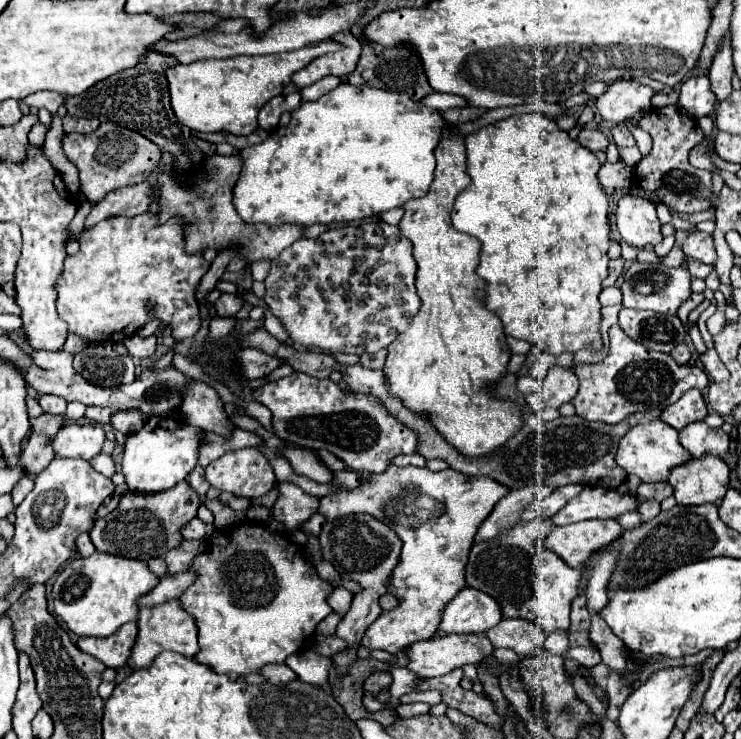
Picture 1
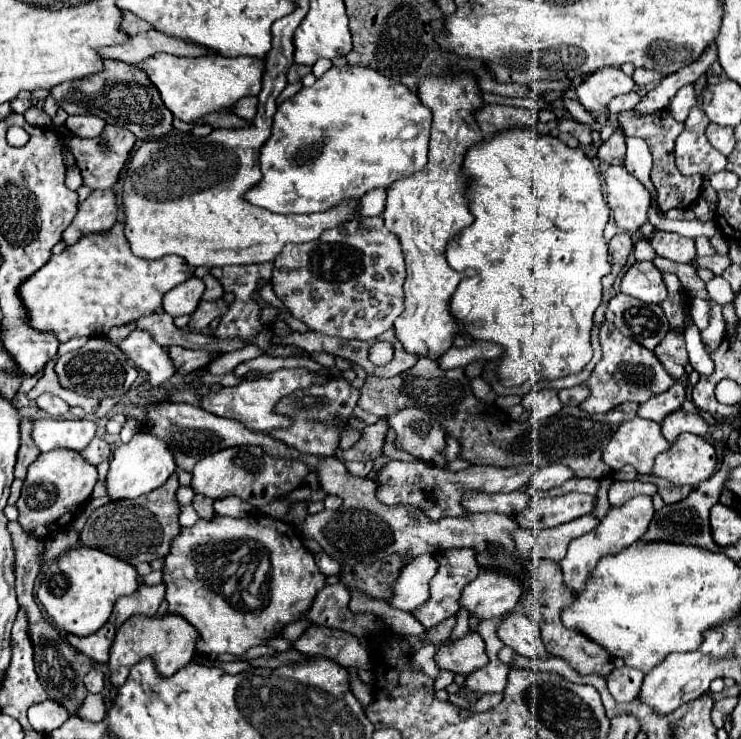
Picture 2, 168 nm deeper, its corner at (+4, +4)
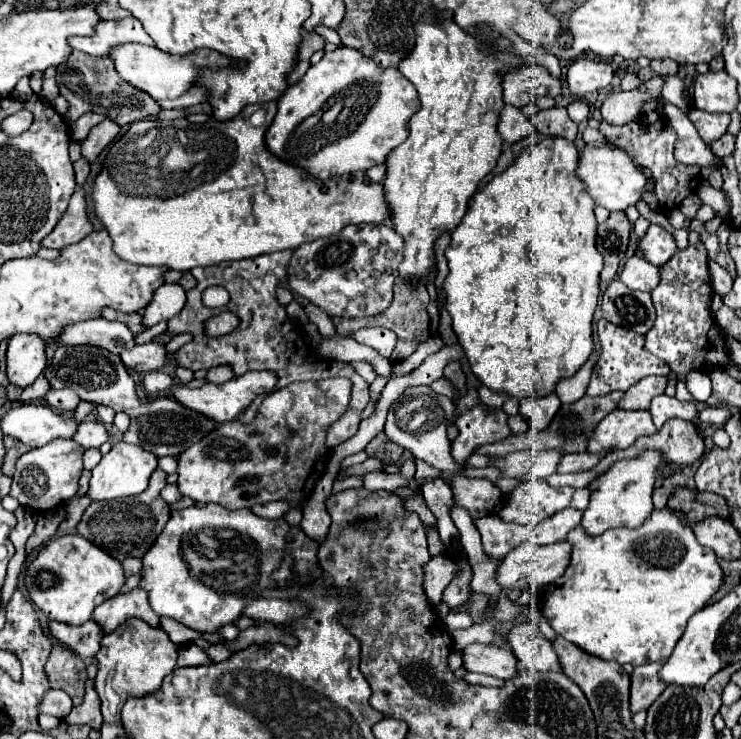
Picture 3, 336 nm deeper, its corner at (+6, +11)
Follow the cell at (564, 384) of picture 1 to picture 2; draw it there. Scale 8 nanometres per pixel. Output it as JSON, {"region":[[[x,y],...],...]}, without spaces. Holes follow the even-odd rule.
{"region":[[[532,389],[528,395],[524,395],[522,405],[534,419],[546,419],[562,407],[556,389]]]}

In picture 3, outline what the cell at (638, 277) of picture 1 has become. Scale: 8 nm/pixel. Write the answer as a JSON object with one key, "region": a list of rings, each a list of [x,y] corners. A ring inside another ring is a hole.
{"region":[[[632,256],[626,260],[622,272],[620,272],[620,280],[634,290],[646,290],[650,292],[652,288],[658,286],[660,282],[660,274],[658,268],[652,266],[650,262],[646,262],[644,258]]]}

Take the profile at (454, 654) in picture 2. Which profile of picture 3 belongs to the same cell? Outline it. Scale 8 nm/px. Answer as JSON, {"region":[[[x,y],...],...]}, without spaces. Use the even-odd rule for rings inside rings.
{"region":[[[470,644],[464,648],[464,666],[468,672],[488,674],[500,680],[510,680],[518,674],[516,656],[506,648]]]}

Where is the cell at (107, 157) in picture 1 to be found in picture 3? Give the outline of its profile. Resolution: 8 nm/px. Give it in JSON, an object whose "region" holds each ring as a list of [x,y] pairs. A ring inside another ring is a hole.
{"region":[[[104,120],[98,126],[94,126],[88,134],[88,138],[82,142],[82,156],[90,162],[98,158],[98,154],[118,136],[120,126],[116,126],[112,120]]]}

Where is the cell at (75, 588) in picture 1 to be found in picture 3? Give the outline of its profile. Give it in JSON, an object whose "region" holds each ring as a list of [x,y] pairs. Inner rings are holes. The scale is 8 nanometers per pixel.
{"region":[[[66,534],[40,548],[40,552],[28,562],[24,580],[30,600],[46,614],[48,620],[84,624],[90,620],[98,604],[120,592],[126,578],[118,560],[102,552],[90,540],[78,534]]]}

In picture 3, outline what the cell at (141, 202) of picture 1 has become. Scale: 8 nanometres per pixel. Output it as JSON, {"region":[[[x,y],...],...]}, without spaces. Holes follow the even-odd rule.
{"region":[[[78,190],[64,212],[64,216],[58,220],[56,228],[42,240],[44,248],[66,248],[82,238],[86,238],[92,232],[92,224],[86,218],[86,198],[84,190]]]}

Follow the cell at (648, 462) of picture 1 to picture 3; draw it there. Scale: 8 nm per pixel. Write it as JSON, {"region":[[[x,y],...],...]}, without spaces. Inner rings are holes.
{"region":[[[612,410],[588,438],[588,452],[598,452],[602,448],[624,450],[634,444],[640,436],[654,434],[656,428],[652,424],[648,410]]]}

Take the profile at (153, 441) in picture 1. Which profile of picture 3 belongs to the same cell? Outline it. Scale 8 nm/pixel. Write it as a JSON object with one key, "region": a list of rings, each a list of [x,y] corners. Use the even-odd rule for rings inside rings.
{"region":[[[116,442],[112,446],[112,450],[102,456],[100,464],[92,470],[92,478],[90,478],[90,488],[88,488],[88,498],[92,502],[96,500],[114,500],[114,498],[126,498],[126,496],[136,496],[142,490],[146,490],[148,486],[148,478],[150,474],[156,470],[158,466],[158,458],[152,452],[146,452],[134,444],[126,444],[126,442]]]}

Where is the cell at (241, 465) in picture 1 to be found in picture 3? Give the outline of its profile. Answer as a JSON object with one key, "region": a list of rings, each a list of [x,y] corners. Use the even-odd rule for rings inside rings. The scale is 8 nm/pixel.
{"region":[[[328,378],[318,382],[292,382],[264,398],[256,418],[250,424],[222,422],[204,436],[200,442],[188,446],[178,454],[178,490],[182,496],[194,502],[214,502],[228,510],[252,508],[254,504],[266,504],[272,500],[284,500],[292,508],[300,508],[312,494],[316,480],[326,470],[330,450],[326,446],[328,428],[346,412],[350,404],[350,380]]]}

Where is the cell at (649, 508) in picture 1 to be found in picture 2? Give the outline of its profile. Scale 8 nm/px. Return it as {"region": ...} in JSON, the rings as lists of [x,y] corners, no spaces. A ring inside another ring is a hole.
{"region":[[[638,495],[638,497],[632,497],[628,503],[624,503],[622,507],[612,507],[610,513],[600,521],[600,527],[596,527],[596,531],[582,535],[568,545],[568,553],[560,561],[562,571],[564,571],[564,583],[576,593],[582,593],[598,561],[606,555],[616,555],[628,545],[632,545],[634,541],[638,541],[640,535],[644,535],[644,529],[648,529],[652,515],[654,515],[654,507],[652,507],[652,497],[648,495]]]}

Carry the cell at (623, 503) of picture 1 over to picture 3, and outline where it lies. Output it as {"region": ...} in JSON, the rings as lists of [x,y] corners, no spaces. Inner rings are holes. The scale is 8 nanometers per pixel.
{"region":[[[522,482],[506,496],[498,516],[514,524],[538,524],[566,508],[572,494],[572,486],[552,488],[546,482]]]}

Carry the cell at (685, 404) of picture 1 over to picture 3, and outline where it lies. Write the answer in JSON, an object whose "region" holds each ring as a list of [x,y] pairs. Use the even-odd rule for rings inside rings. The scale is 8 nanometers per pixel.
{"region":[[[646,376],[622,396],[622,400],[618,402],[618,408],[646,410],[654,396],[664,394],[664,388],[666,388],[666,376]]]}

